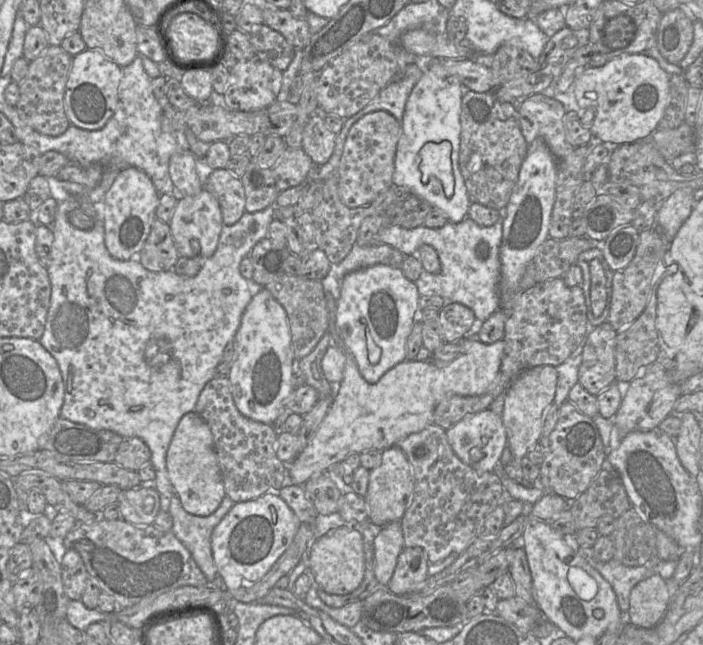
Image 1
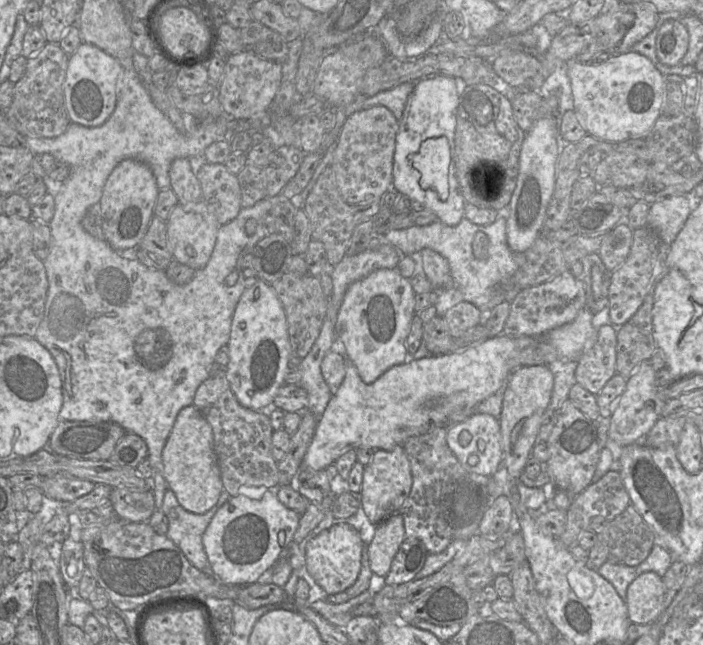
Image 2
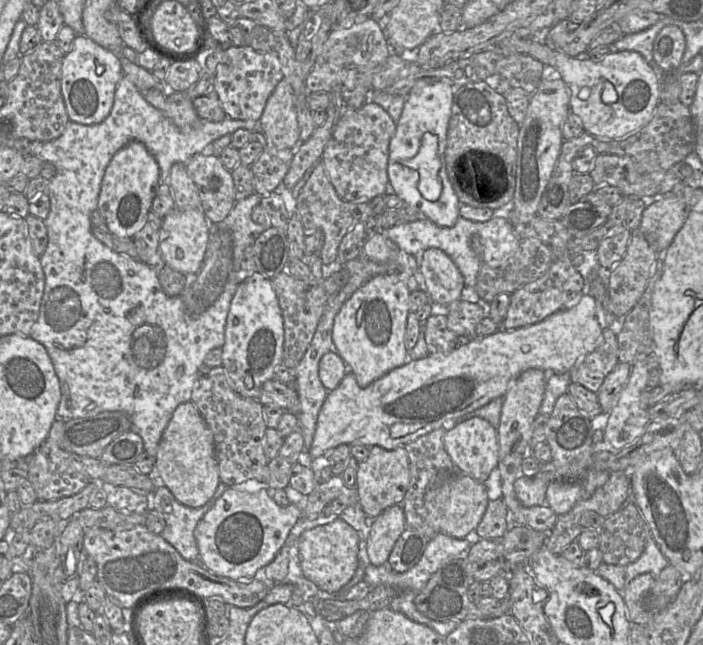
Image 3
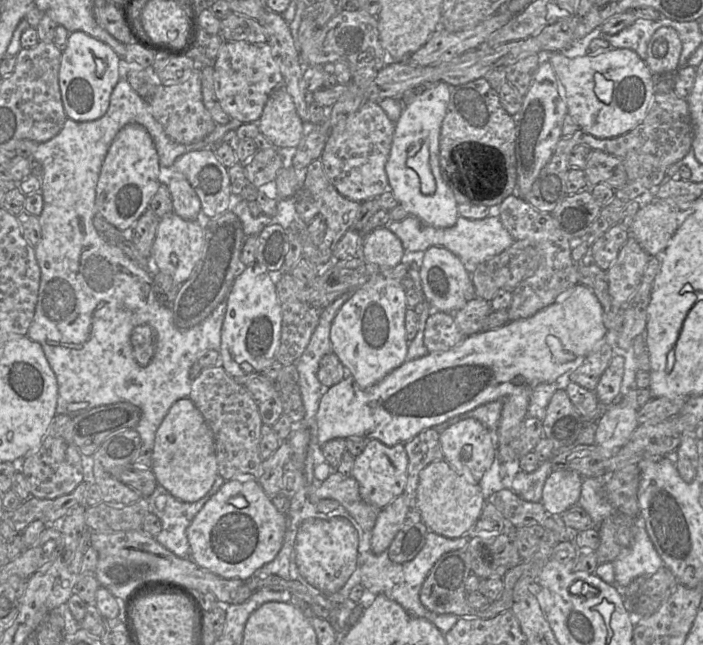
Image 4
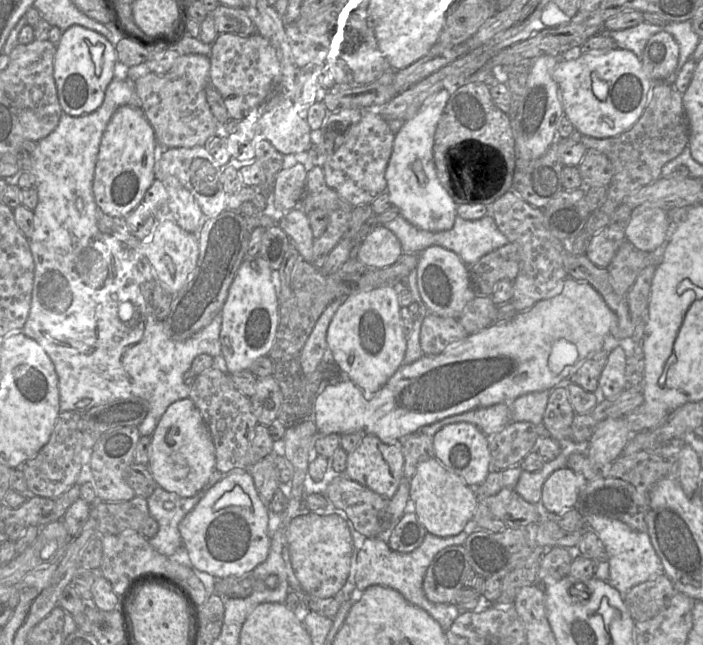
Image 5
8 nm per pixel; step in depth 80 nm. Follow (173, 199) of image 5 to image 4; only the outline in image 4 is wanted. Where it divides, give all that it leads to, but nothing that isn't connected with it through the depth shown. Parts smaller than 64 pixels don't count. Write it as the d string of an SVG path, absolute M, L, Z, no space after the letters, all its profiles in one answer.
M169 170L168 188L172 198L173 212L185 220L202 218L200 199L181 173Z

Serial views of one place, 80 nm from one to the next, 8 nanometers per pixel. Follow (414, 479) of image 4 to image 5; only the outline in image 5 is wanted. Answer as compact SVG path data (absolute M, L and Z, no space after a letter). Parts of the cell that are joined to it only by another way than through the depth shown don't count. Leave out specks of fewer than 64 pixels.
M422 432L405 436L402 447L404 457L404 477L410 482L417 465L435 456L433 439Z

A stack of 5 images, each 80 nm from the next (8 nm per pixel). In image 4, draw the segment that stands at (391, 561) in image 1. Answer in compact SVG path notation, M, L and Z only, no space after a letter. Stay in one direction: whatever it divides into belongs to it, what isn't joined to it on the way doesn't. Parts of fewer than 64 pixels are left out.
M405 491L379 511L371 531L371 551L374 554L379 555L388 551L394 537L402 528L408 512Z

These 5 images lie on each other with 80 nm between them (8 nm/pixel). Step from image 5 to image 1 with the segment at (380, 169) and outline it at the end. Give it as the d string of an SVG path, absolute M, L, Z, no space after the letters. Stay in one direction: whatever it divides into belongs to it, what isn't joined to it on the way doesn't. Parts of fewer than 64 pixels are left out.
M384 110L370 112L352 125L337 168L338 194L347 207L357 208L373 202L393 186L394 158L400 133L400 122Z

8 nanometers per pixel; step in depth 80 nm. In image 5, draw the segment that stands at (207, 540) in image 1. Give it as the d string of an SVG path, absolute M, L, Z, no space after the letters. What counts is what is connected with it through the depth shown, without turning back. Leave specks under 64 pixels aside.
M215 469L204 487L192 497L180 497L157 486L147 498L149 515L157 521L159 527L157 534L148 539L149 544L160 554L178 554L183 548L179 523L224 476L225 473Z

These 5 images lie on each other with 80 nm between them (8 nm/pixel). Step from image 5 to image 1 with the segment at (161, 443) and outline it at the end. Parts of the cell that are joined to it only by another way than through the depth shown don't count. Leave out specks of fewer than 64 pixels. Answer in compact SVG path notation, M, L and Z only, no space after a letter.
M195 412L186 413L179 421L166 455L169 479L183 508L196 516L209 516L221 504L225 493L213 434L207 423Z

